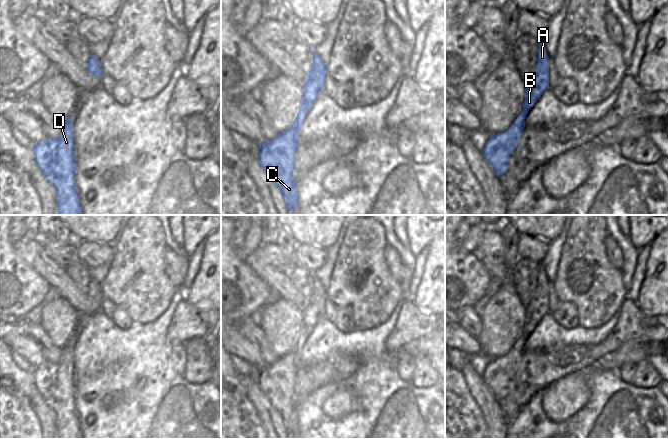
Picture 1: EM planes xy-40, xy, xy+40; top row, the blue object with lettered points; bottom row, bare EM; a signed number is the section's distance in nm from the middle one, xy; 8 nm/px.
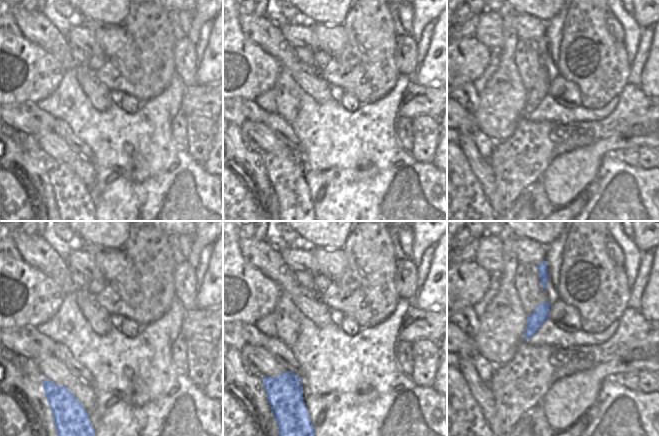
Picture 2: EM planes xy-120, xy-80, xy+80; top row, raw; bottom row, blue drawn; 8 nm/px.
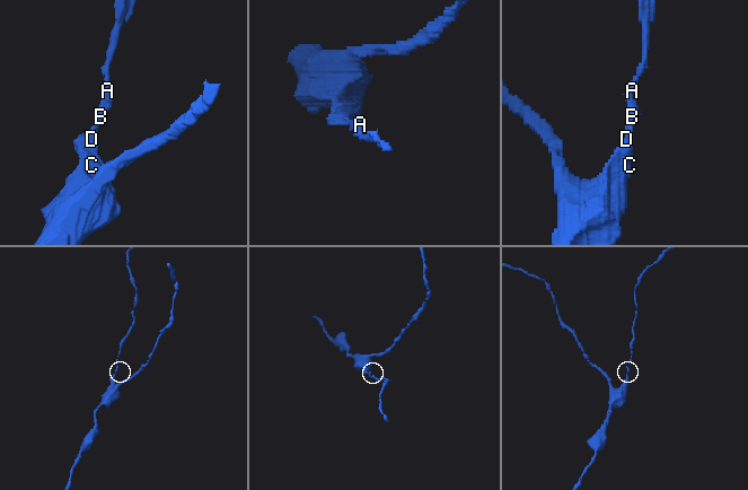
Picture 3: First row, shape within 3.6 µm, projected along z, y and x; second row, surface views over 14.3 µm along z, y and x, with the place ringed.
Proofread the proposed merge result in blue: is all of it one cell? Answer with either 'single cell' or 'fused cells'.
single cell

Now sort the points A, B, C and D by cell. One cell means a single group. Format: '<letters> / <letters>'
A B C D

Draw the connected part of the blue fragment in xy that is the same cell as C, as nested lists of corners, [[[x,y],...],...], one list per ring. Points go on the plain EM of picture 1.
[[[314,275],[311,294],[305,299],[301,331],[293,348],[274,363],[259,369],[259,386],[273,407],[281,414],[289,436],[299,430],[297,405],[293,400],[293,394],[301,348],[319,316],[325,311],[326,298],[325,287],[319,277]]]

